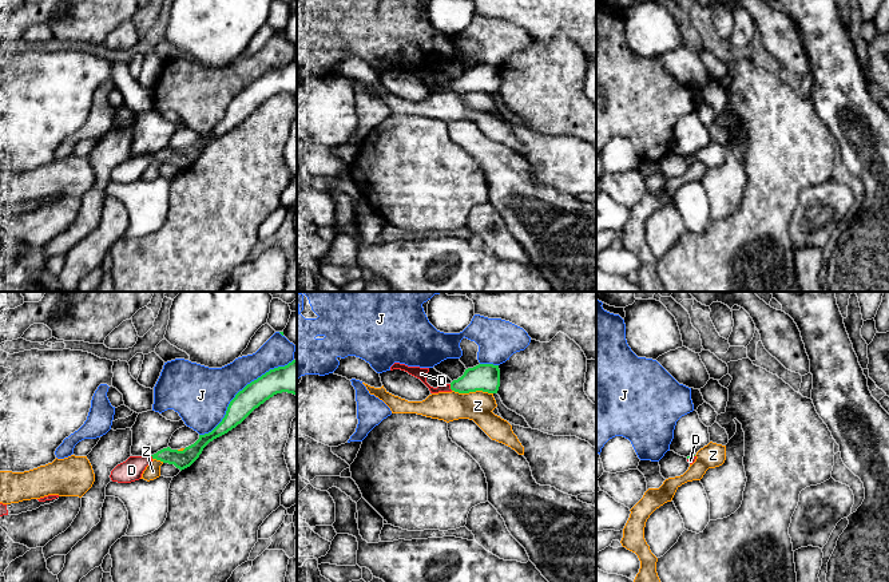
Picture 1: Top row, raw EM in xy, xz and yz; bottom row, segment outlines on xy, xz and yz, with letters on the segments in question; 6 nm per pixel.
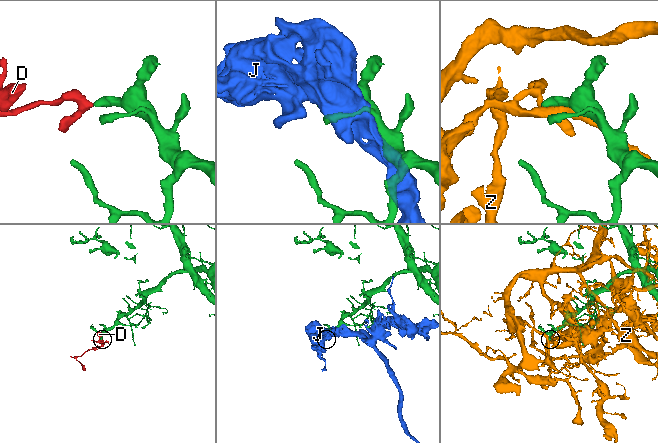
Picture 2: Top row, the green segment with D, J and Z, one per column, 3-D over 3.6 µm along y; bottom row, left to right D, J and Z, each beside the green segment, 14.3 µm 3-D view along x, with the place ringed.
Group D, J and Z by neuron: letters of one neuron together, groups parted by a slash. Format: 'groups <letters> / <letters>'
groups D / J / Z

